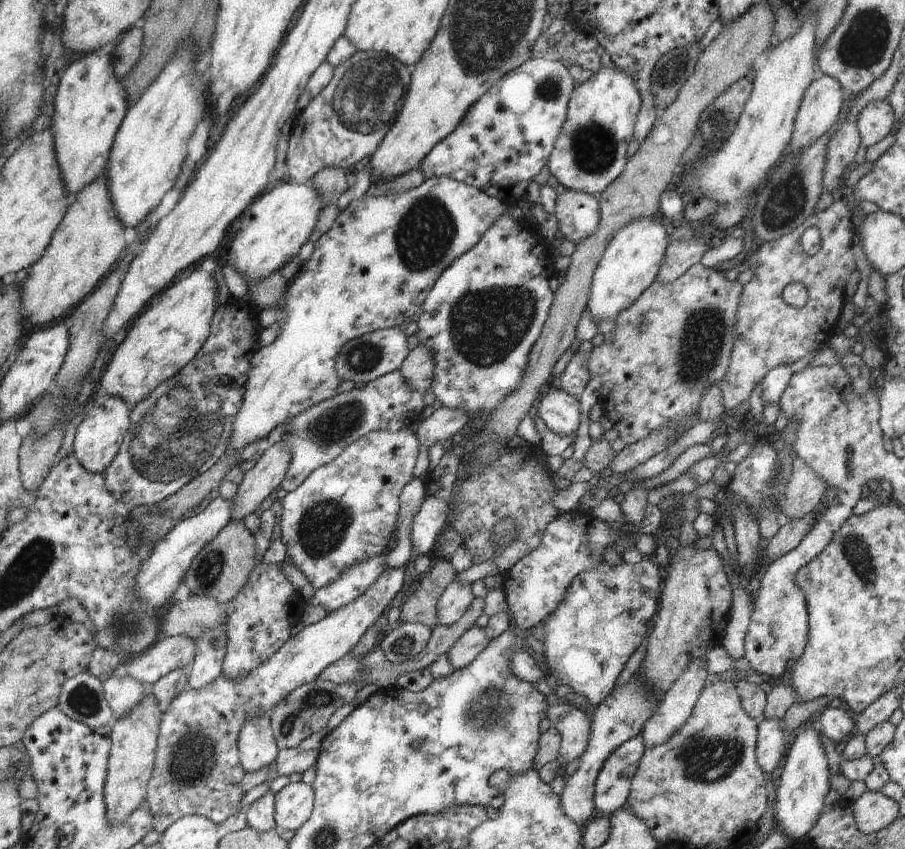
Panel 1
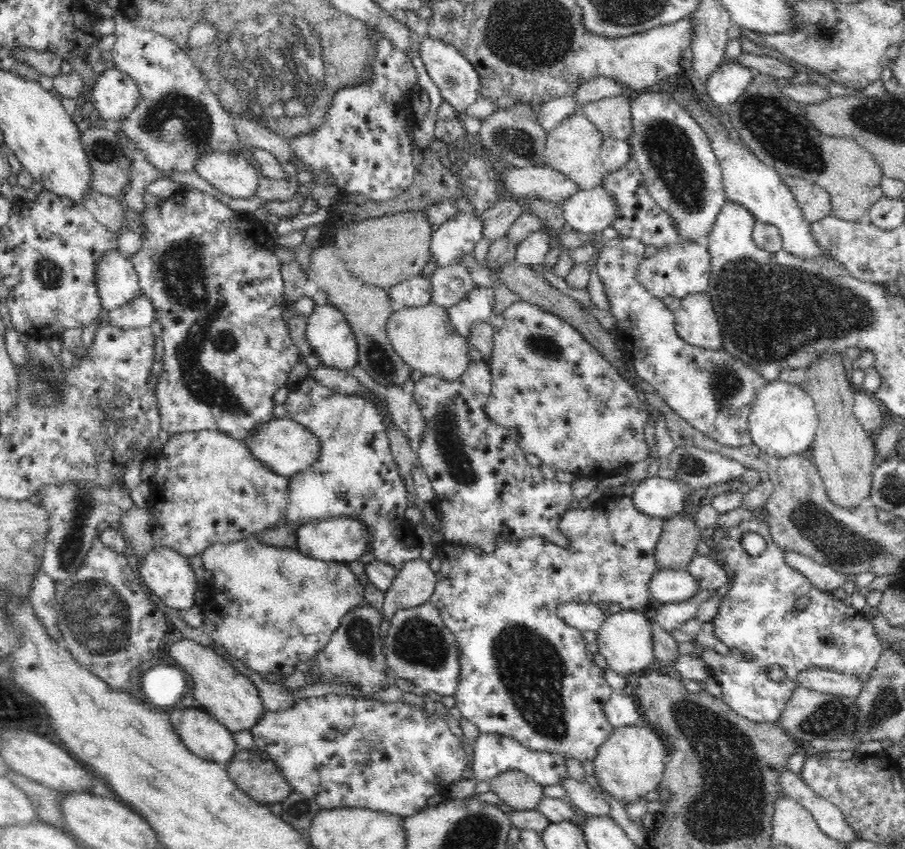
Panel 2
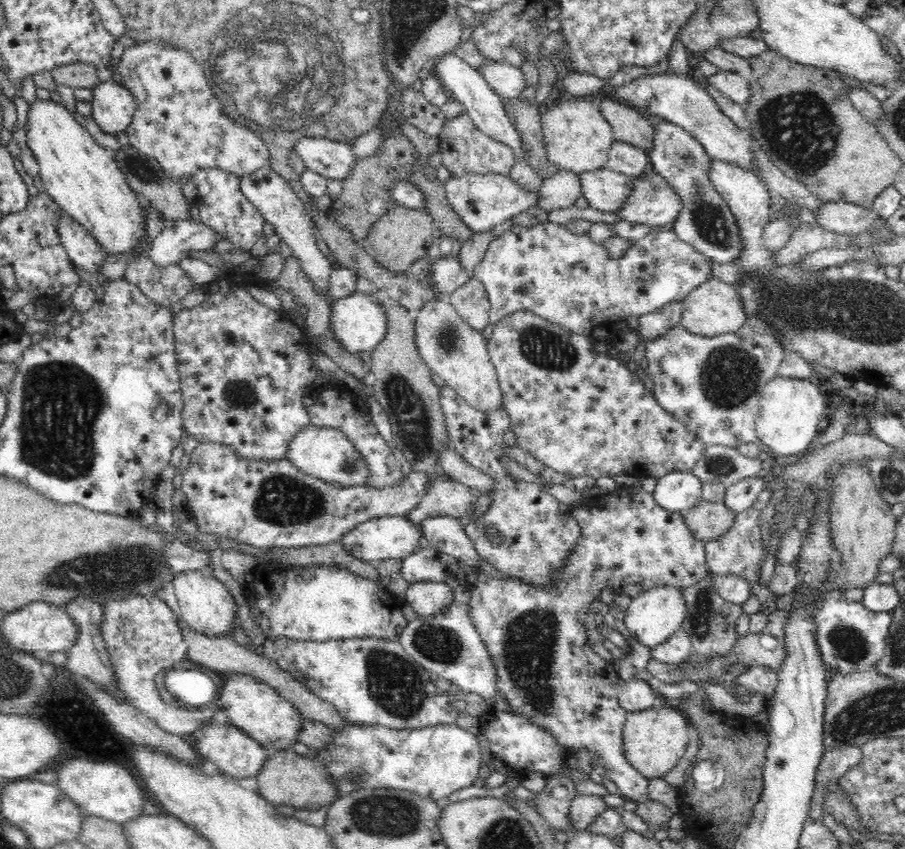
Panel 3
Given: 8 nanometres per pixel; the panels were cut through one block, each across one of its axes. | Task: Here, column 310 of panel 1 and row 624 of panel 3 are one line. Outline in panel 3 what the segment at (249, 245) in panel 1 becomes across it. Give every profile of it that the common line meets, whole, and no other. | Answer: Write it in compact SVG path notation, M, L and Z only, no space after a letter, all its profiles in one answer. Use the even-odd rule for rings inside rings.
M187 570L176 573L174 576L174 591L178 605L182 610L180 620L188 627L204 633L207 636L227 636L232 638L230 632L234 628L234 619L237 617L238 605L225 587L225 584L216 580L210 570Z

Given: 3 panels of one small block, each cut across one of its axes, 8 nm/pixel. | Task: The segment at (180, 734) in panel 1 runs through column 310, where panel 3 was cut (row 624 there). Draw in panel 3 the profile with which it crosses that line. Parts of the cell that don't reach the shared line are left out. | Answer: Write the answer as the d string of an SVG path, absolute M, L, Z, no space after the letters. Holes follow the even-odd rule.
M657 587L631 599L632 603L625 612L624 623L640 644L652 650L663 644L676 630L682 629L684 618L688 614L684 591L676 587Z

